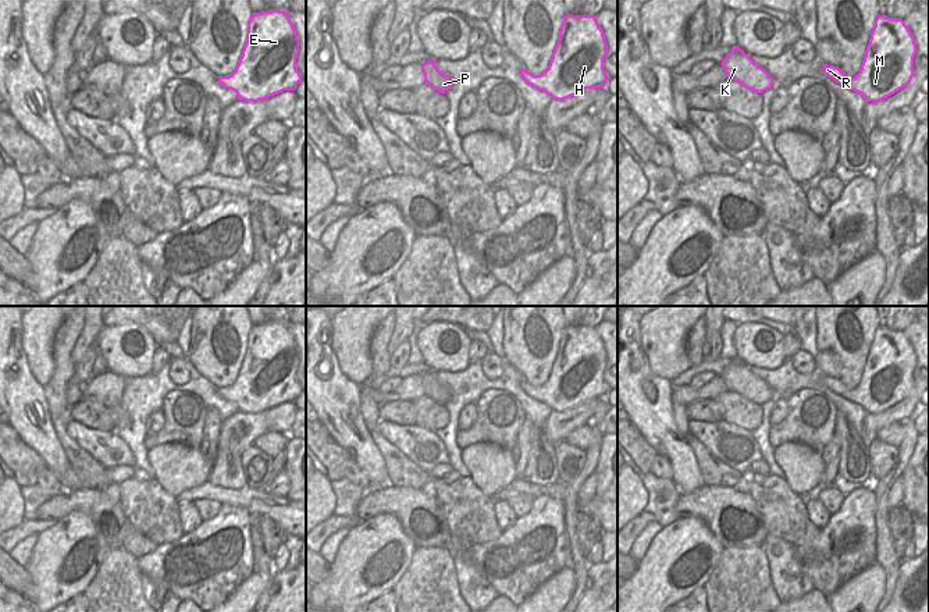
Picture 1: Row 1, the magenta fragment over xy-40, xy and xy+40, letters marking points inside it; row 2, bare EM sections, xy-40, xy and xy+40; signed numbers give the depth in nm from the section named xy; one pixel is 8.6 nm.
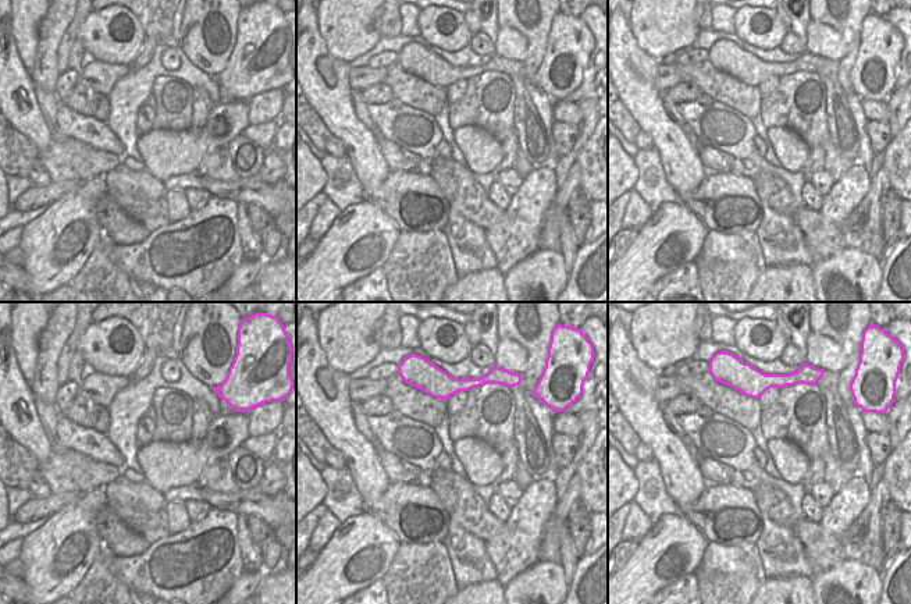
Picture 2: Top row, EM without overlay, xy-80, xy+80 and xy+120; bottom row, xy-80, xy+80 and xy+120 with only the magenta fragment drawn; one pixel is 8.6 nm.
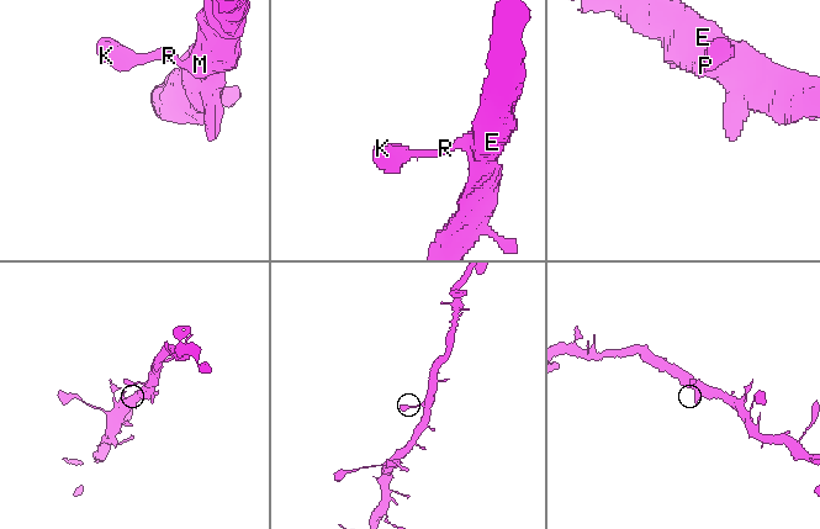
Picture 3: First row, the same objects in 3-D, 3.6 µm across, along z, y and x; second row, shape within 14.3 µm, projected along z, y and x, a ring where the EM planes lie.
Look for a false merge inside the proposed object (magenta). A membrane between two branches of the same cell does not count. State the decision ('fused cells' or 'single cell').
single cell

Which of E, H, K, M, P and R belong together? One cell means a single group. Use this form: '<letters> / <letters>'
E H K M P R

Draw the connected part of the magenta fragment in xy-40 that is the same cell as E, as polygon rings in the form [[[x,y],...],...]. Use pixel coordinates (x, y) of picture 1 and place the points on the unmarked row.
[[[288,323],[253,324],[238,377],[231,387],[218,388],[218,394],[245,413],[295,402],[303,391],[296,380],[298,366],[299,351]]]

